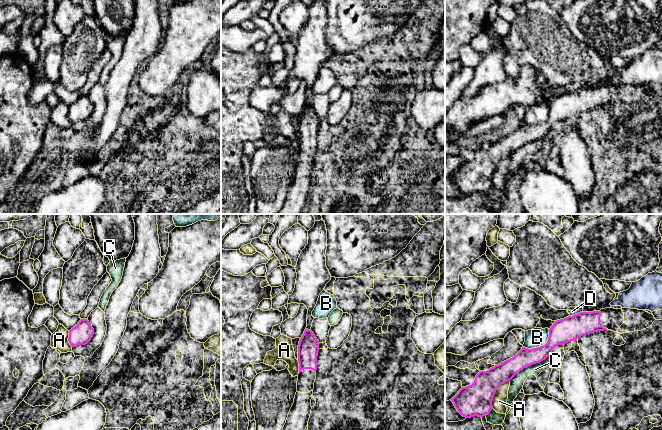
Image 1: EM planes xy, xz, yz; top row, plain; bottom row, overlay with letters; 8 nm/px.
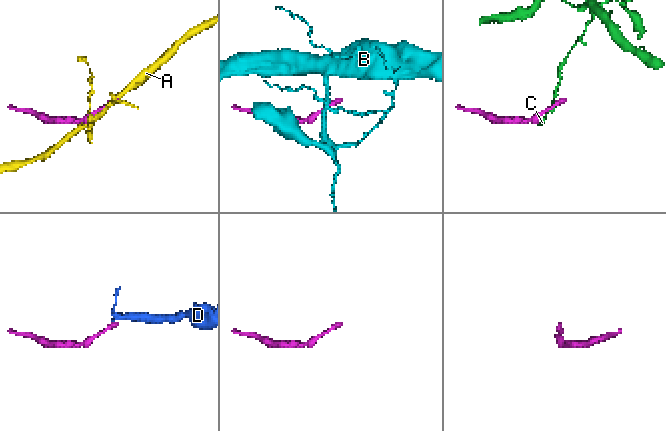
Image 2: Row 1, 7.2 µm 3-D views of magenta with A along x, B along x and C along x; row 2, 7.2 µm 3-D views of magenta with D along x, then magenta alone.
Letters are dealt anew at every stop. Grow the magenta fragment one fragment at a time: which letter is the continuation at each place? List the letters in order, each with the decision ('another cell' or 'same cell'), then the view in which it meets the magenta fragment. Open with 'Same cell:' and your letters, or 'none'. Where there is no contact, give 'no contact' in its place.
Same cell: none
A: another cell | yz
B: another cell | yz
C: another cell | yz
D: another cell | yz

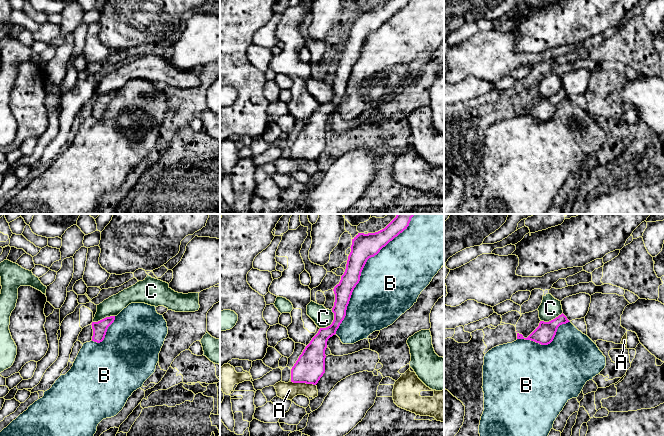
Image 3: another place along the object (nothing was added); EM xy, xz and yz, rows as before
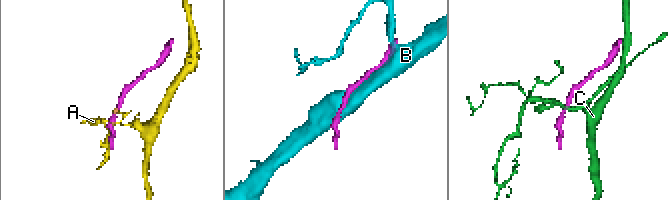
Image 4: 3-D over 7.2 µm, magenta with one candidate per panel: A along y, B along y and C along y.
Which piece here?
Same cell: none
A: another cell | xz
B: another cell | xz
C: another cell | xz

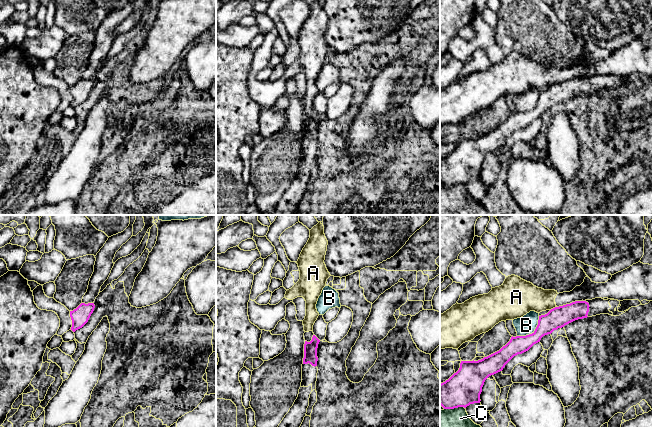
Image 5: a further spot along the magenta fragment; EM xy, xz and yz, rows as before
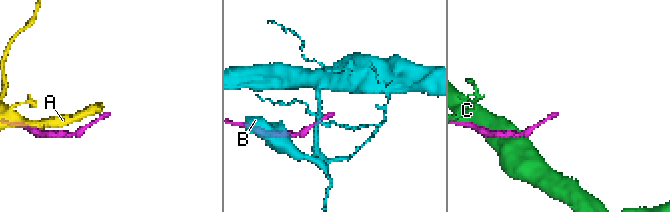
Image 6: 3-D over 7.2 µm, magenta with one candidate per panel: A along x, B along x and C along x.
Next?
Same cell: none
A: another cell | yz
B: another cell | yz
C: another cell | yz

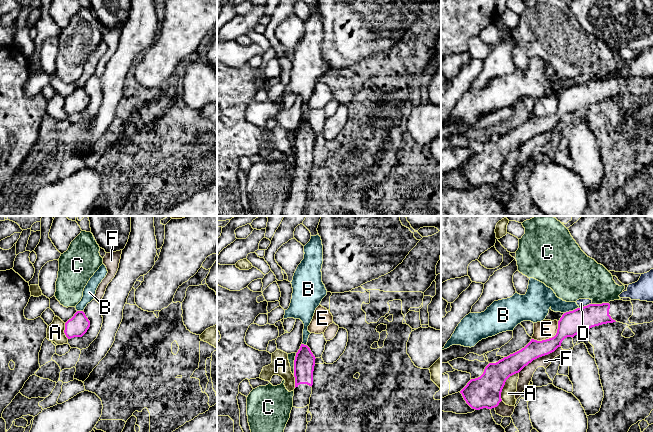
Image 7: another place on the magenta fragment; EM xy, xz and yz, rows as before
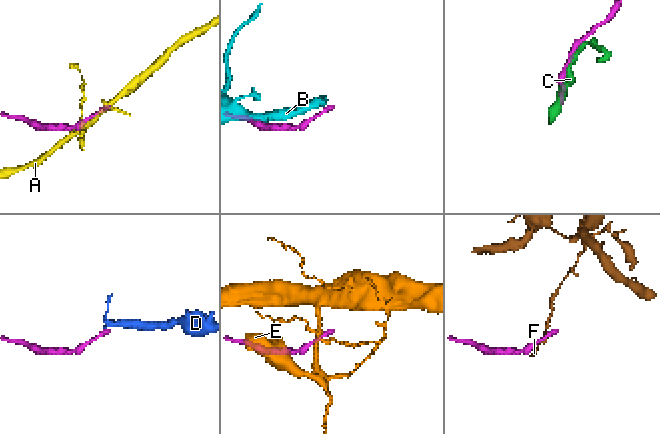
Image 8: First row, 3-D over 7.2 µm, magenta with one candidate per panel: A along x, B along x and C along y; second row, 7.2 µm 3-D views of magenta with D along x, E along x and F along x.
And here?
Same cell: none
A: another cell | yz
B: another cell | yz
C: another cell | xz
D: another cell | yz
E: another cell | yz
F: another cell | yz

